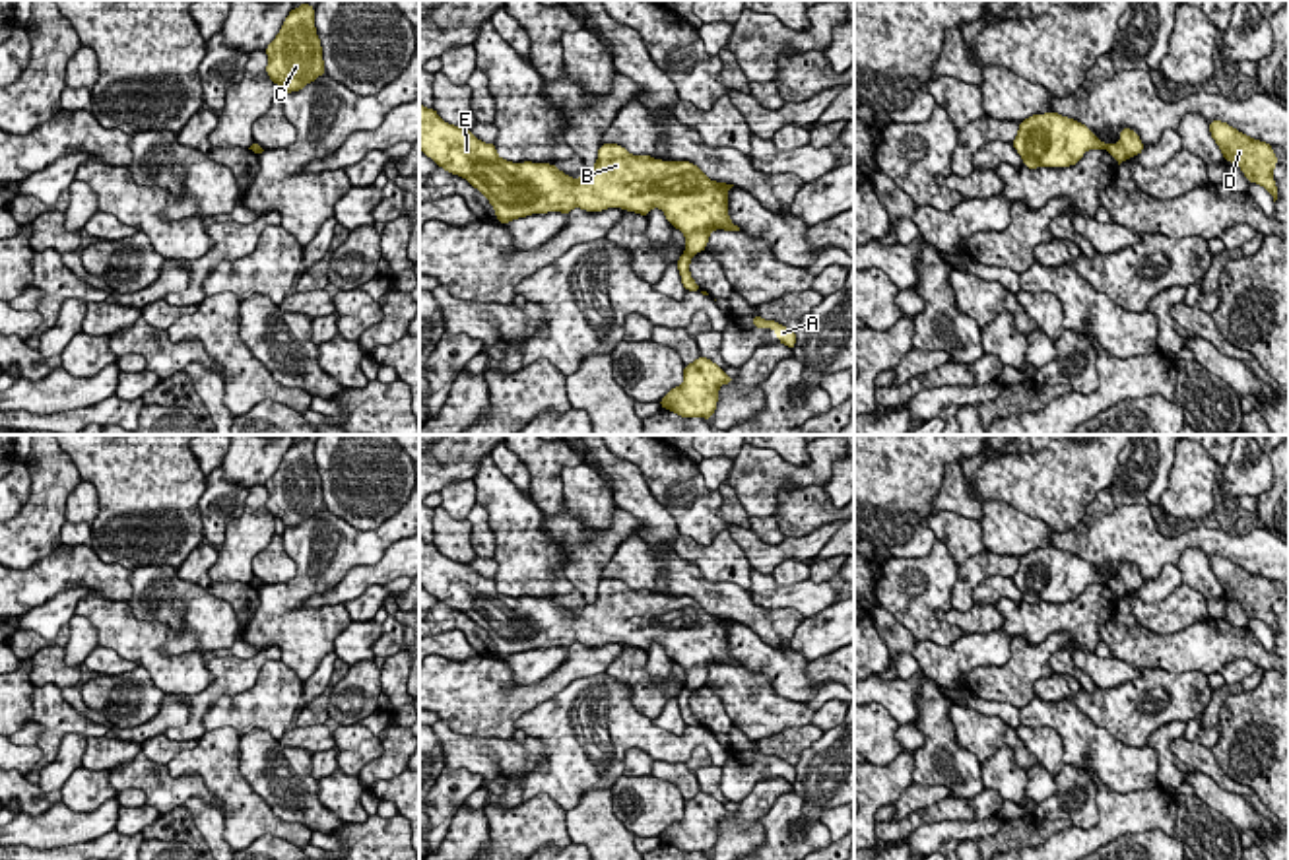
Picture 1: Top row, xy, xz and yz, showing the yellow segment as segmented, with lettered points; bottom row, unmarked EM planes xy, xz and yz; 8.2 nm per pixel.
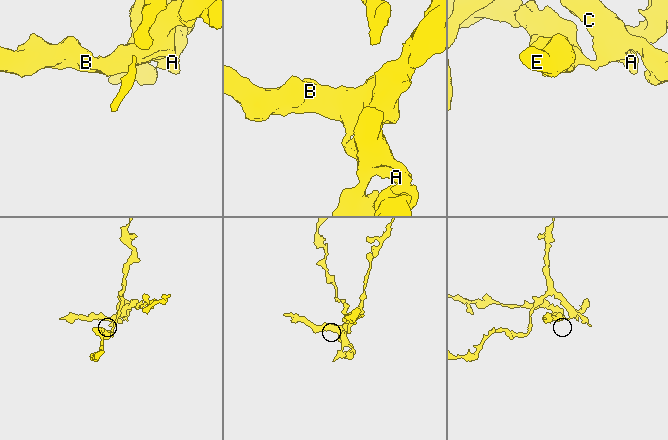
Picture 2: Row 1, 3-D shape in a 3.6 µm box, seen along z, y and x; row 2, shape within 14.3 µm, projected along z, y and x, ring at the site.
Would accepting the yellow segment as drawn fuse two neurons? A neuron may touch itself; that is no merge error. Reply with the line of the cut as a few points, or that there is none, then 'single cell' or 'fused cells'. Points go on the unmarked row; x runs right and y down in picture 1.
cut xz (686, 686), (692, 692); fused cells

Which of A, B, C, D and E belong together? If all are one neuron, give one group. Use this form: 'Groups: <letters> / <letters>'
Groups: A C D / B E

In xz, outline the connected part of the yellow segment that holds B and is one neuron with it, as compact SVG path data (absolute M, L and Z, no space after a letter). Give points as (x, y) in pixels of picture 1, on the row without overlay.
M421 538L419 584L485 629L503 660L532 648L567 650L573 643L621 643L641 650L660 643L685 670L685 687L691 691L707 683L714 664L740 666L728 650L728 625L734 619L707 613L691 596L631 590L617 579L602 579L596 600L580 613L571 613L549 598L501 594L495 579L478 575L470 563L445 557Z

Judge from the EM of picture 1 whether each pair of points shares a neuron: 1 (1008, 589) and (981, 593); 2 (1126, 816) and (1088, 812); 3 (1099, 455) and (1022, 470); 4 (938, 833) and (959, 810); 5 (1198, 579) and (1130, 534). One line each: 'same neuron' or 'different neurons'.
1: same neuron
2: different neurons
3: same neuron
4: different neurons
5: different neurons

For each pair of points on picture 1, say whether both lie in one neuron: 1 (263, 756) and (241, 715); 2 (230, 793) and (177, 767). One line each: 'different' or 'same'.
1: different
2: same

